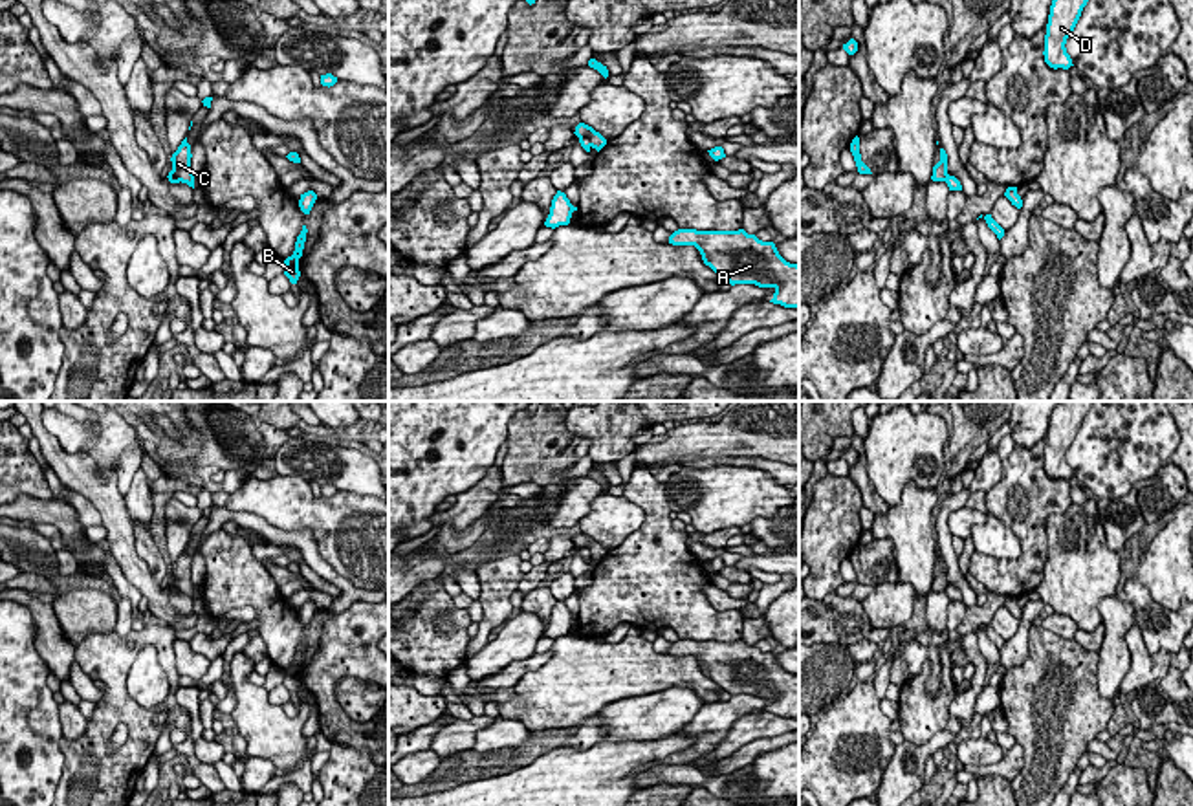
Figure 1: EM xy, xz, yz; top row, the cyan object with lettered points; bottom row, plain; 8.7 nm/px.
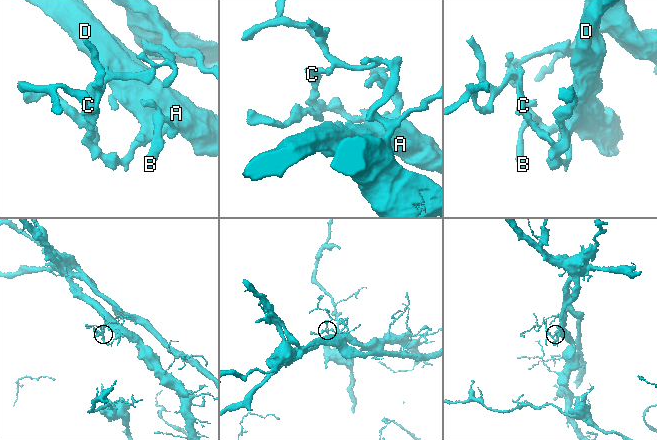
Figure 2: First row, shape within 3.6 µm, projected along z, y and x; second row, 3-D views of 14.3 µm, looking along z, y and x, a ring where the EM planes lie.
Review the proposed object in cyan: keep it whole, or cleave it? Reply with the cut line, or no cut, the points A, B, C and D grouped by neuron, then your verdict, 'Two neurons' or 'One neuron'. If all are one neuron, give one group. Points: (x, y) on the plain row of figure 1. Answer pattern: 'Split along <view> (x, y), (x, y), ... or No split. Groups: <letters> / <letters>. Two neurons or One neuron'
Split along xz (580, 548), (587, 548), (592, 555). Groups: A B D / C. Two neurons

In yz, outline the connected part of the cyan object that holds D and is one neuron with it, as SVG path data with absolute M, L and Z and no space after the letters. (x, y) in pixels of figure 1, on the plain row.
M1061 401L1052 410L1043 462L1050 478L1068 480L1074 476L1065 454L1090 407L1092 401Z

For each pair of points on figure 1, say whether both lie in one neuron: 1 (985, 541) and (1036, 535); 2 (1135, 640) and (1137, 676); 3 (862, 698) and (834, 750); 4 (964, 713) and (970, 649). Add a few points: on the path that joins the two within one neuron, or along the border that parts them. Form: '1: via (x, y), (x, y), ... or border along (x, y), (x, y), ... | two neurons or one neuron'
1: border along (1021, 544), (1017, 557), (988, 557), (975, 552) | two neurons
2: via (1138, 649), (1138, 667) | one neuron
3: via (860, 711), (854, 729), (847, 737) | one neuron
4: via (968, 697), (975, 687), (979, 665) | one neuron

